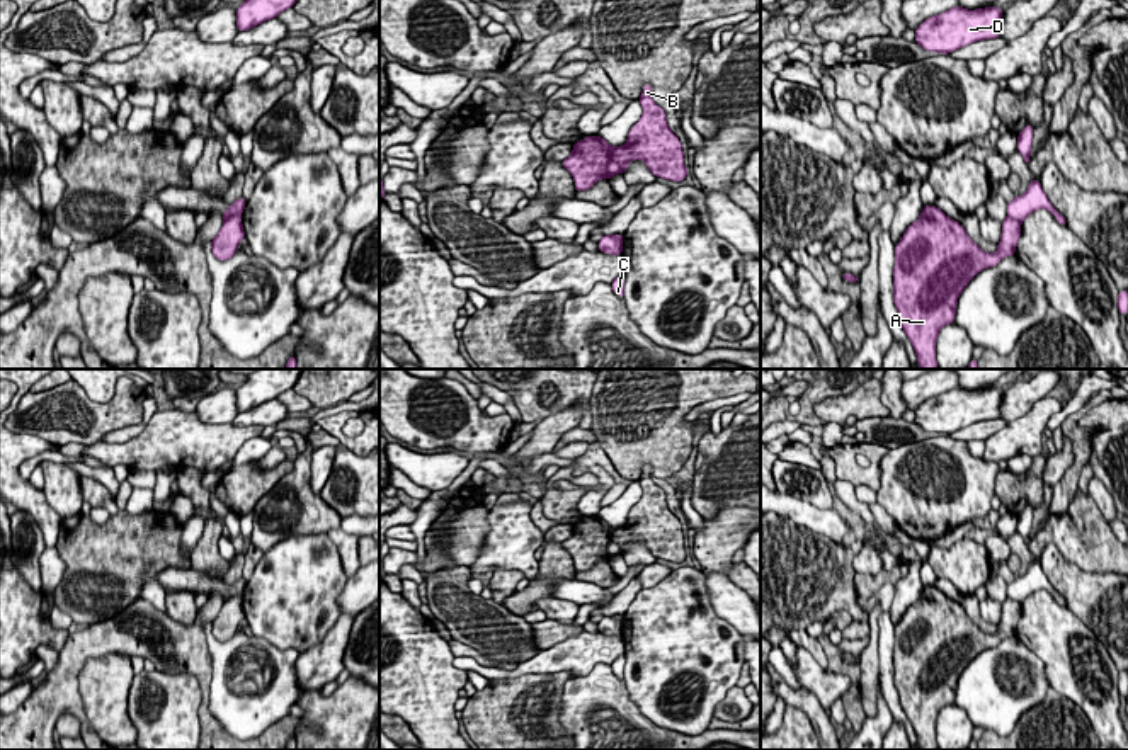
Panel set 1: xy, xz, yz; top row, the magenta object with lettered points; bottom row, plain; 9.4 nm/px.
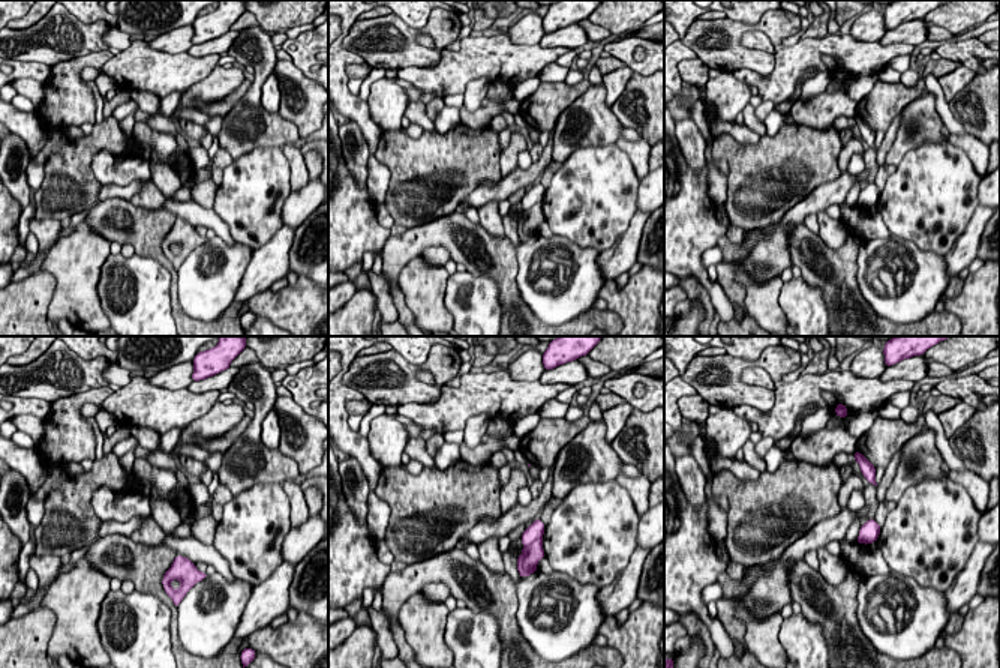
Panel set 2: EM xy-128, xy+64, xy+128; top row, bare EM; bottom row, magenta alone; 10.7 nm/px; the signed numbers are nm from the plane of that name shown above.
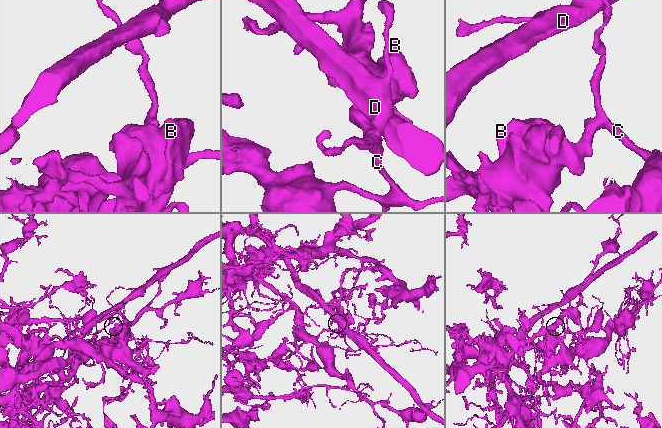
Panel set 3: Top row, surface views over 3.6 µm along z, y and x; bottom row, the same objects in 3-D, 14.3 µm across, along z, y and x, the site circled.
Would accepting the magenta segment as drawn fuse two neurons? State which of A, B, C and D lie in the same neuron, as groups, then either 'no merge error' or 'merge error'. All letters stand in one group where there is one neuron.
groups A B / C D; merge error

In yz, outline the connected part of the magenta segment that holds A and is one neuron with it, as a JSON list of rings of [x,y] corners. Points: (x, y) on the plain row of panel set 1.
[[[924,587],[895,626],[893,685],[920,750],[937,750],[939,711],[954,704],[958,679],[983,650],[1016,636],[1021,604],[1006,599],[997,633],[983,633],[961,604]]]

